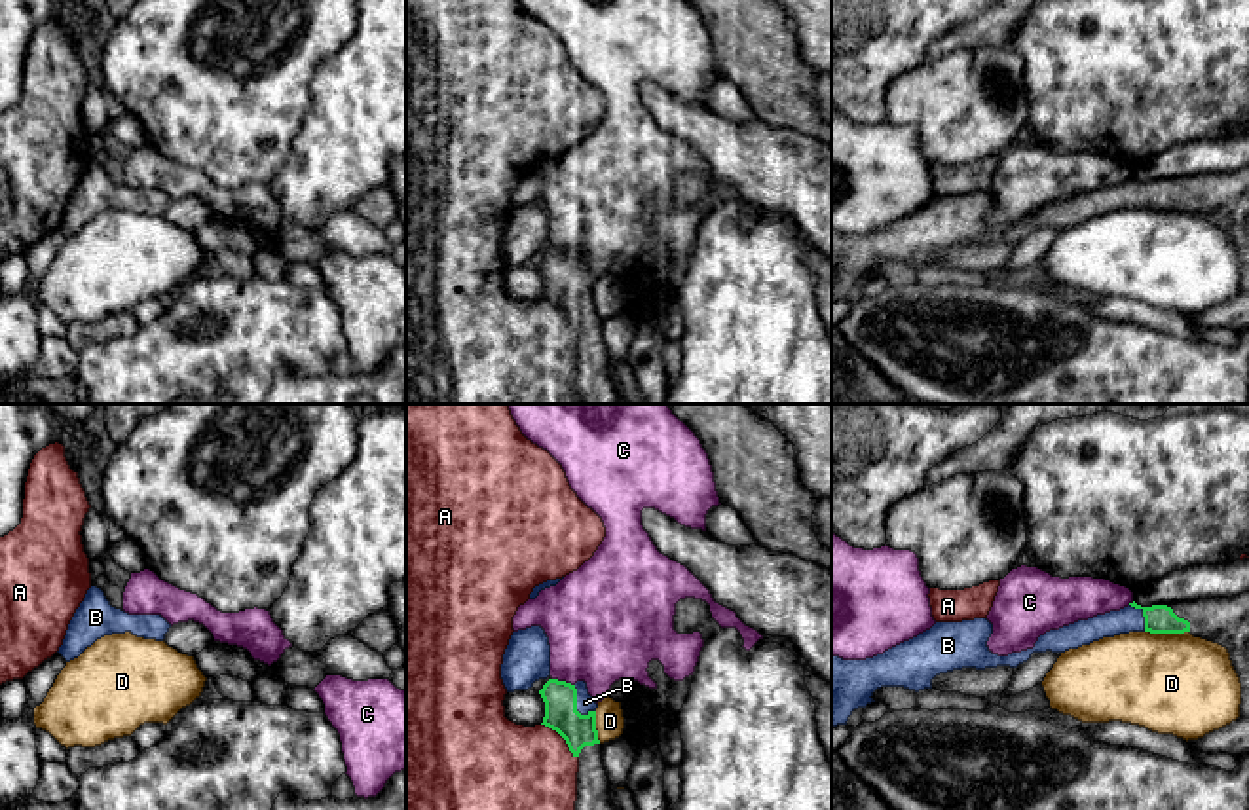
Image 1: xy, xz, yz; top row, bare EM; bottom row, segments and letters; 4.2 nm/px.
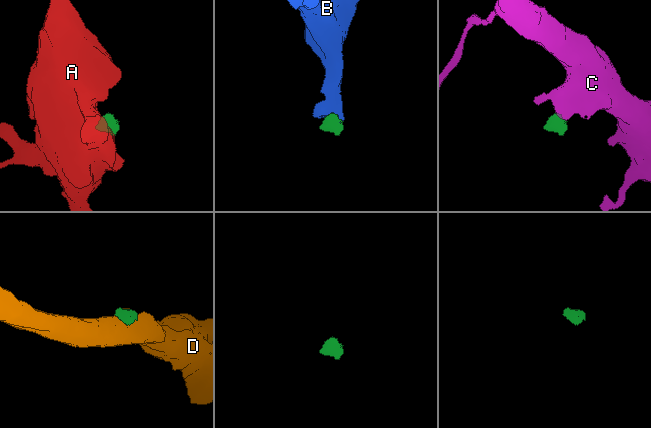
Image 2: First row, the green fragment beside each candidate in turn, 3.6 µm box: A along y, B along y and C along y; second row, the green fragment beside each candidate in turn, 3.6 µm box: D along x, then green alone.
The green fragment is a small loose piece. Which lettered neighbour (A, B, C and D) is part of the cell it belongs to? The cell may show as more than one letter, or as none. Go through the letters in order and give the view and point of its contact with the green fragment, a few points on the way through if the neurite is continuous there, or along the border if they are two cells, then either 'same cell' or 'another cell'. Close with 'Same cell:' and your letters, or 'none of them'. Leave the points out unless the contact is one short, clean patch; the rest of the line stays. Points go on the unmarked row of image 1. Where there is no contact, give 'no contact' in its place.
A: xz (562, 312) | along xz (541, 298), (551, 302), (577, 332) | another cell
B: xz (576, 281) | across xz (560, 274), (576, 281), (585, 277) | same cell
C: xz (564, 257) | along xz (553, 253), (574, 260) | another cell
D: yz (1168, 207) | another cell
Same cell: B

